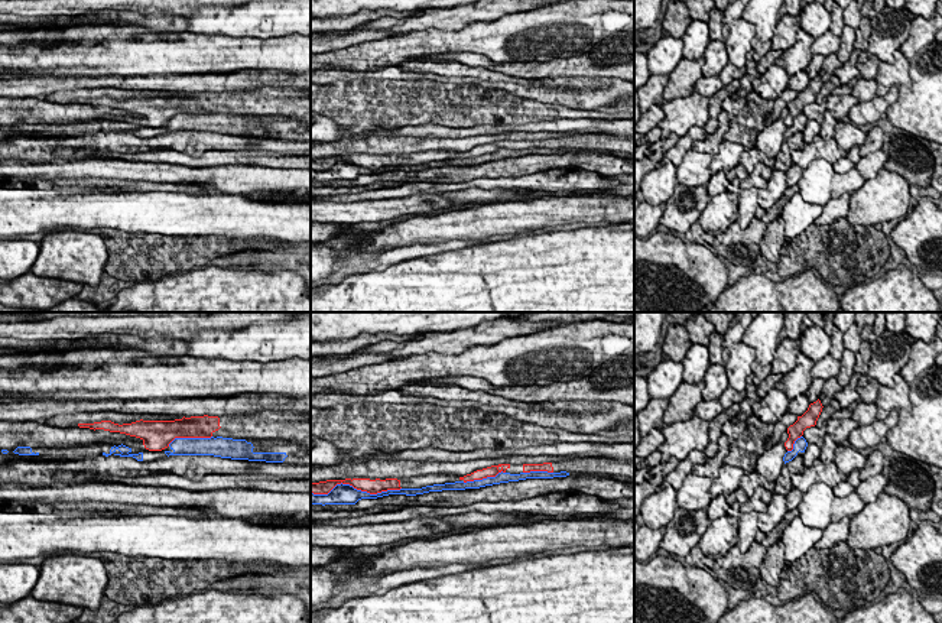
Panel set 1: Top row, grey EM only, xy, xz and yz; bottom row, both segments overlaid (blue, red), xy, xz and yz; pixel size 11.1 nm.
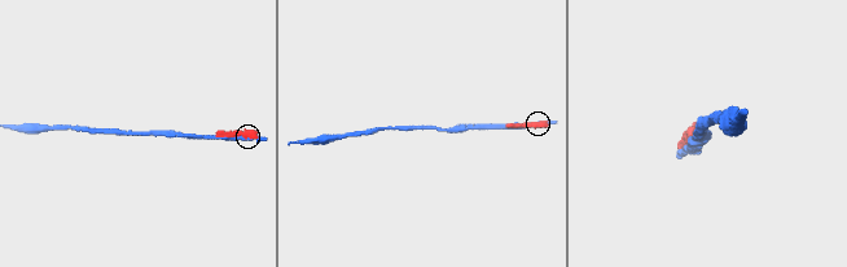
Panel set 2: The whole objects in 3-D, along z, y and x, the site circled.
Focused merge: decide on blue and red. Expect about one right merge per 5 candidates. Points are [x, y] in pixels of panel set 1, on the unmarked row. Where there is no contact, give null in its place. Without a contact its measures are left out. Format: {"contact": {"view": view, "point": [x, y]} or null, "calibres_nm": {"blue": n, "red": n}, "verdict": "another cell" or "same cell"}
{"contact": {"view": "xz", "point": [356, 165]}, "calibres_nm": {"blue": 220, "red": 160}, "verdict": "another cell"}

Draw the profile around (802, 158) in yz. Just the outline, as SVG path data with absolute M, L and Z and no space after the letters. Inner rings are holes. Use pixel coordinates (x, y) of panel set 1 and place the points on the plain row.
M818 134L800 150L792 150L790 156L793 163L805 169L816 158L822 158L834 165L839 159L845 158L847 152L838 146L834 137L824 140L821 134Z

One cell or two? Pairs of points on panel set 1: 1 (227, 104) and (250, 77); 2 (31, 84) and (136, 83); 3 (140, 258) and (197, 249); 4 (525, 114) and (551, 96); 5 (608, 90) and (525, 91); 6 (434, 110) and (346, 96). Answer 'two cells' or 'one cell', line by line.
1: two cells
2: one cell
3: one cell
4: two cells
5: one cell
6: one cell

